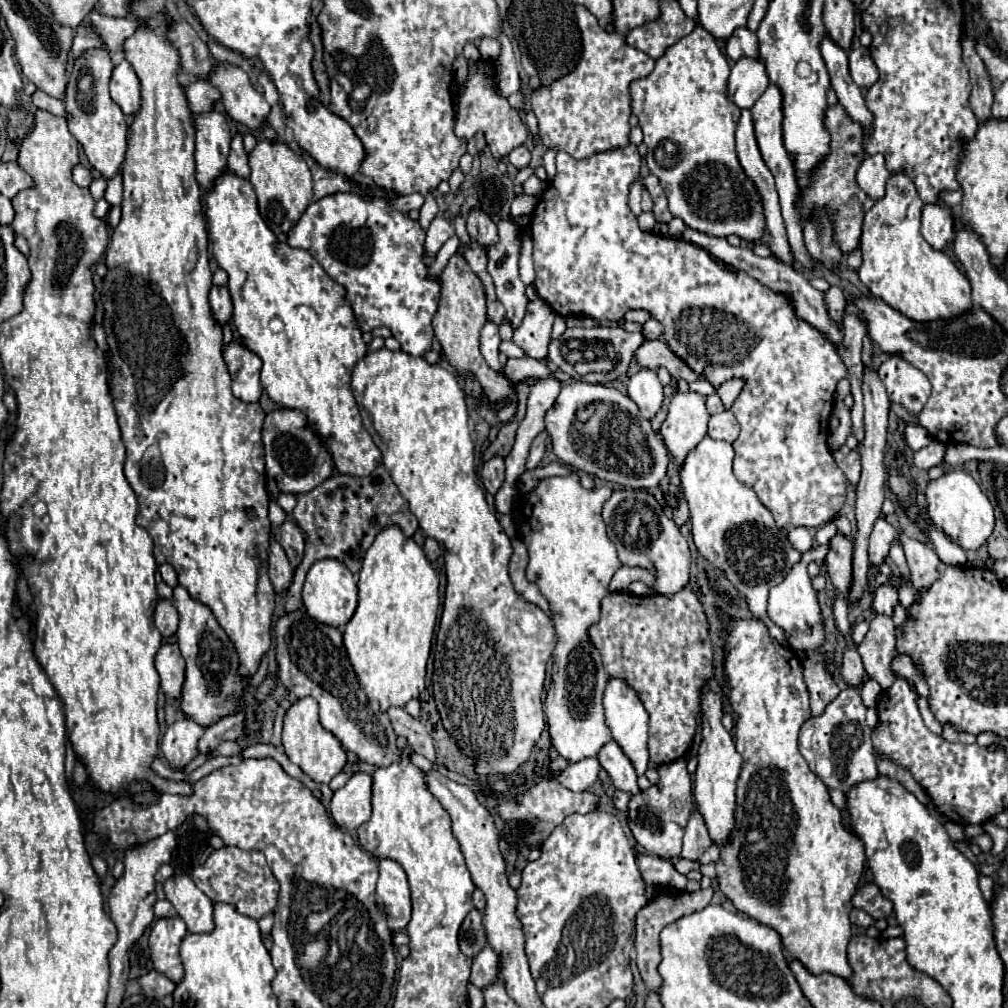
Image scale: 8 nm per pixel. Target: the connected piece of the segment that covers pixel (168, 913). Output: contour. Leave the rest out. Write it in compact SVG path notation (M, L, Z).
M161 899L155 903L155 917L175 917L175 915L177 911L167 899Z

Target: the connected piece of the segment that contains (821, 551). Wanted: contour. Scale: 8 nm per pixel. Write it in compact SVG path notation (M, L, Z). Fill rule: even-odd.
M829 546L812 547L809 553L801 555L801 561L795 563L795 567L785 575L783 583L775 585L769 591L769 605L767 605L767 615L769 619L779 625L787 637L789 637L789 645L799 653L804 655L808 650L816 650L820 648L825 641L825 630L823 627L821 611L819 611L819 603L817 603L817 593L811 587L811 577L807 573L807 565L817 558L825 558L829 551Z

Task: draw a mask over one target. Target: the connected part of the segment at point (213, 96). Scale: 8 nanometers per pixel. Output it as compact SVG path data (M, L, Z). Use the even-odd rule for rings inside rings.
M195 81L191 87L185 87L185 95L193 115L209 111L213 103L221 99L219 91L215 91L215 87L211 87L211 83L205 83L205 81Z

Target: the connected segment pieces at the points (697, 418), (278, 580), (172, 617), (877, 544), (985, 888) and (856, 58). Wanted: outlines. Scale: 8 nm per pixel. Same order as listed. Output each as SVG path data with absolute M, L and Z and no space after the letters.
M695 391L675 393L671 399L669 415L663 421L659 433L677 465L681 465L687 453L707 435L707 421L709 413L703 395Z
M269 537L269 549L267 549L267 565L269 565L269 577L271 583L275 587L277 593L283 593L293 579L293 569L289 565L289 559L283 551L283 547L279 547L279 543L275 541L275 537Z
M161 599L155 607L155 625L163 637L173 637L179 625L179 613L169 599Z
M877 519L871 535L869 535L869 561L875 565L881 565L895 541L901 541L901 535L897 527L887 523L885 519Z
M981 877L979 887L981 887L981 893L983 893L985 901L991 905L993 899L995 899L995 881L991 877Z
M859 47L849 53L849 71L859 87L871 87L879 79L879 71L869 55L869 49Z

